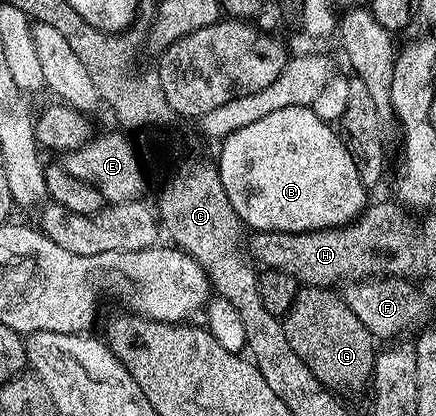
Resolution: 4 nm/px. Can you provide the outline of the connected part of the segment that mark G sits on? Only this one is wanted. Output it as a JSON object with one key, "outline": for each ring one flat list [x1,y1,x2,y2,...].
{"outline":[[305,287,298,292,293,306,283,318,287,343,291,343,291,351,299,355,307,363,307,367,330,391,336,391,338,394,345,395,348,389,361,389,370,384,373,375,373,363,375,360,375,338,372,333,359,323,355,311,347,307,344,296,340,292,334,291,329,287]]}

